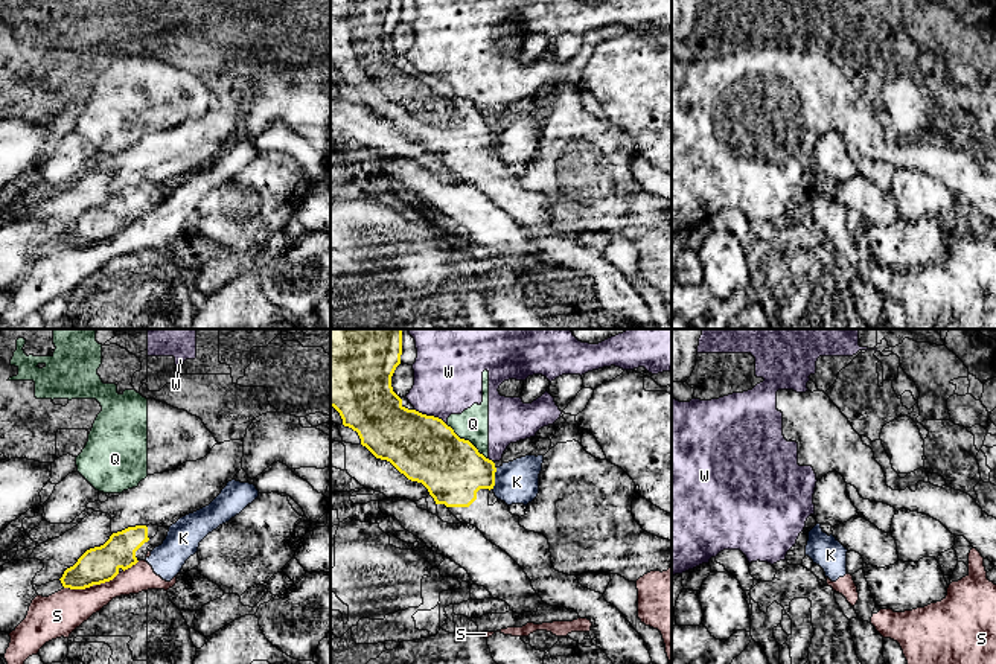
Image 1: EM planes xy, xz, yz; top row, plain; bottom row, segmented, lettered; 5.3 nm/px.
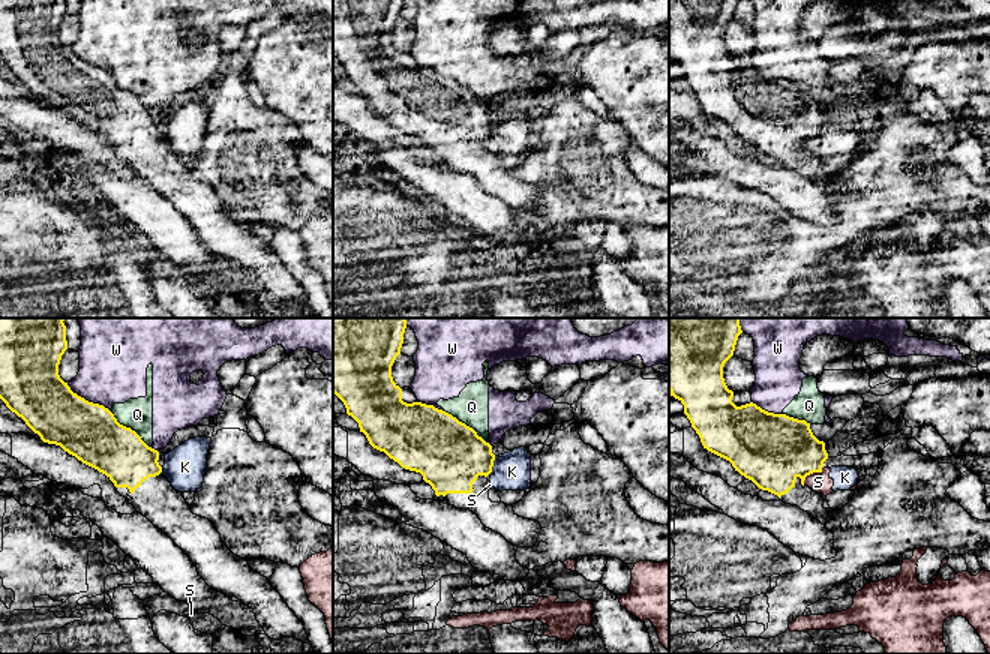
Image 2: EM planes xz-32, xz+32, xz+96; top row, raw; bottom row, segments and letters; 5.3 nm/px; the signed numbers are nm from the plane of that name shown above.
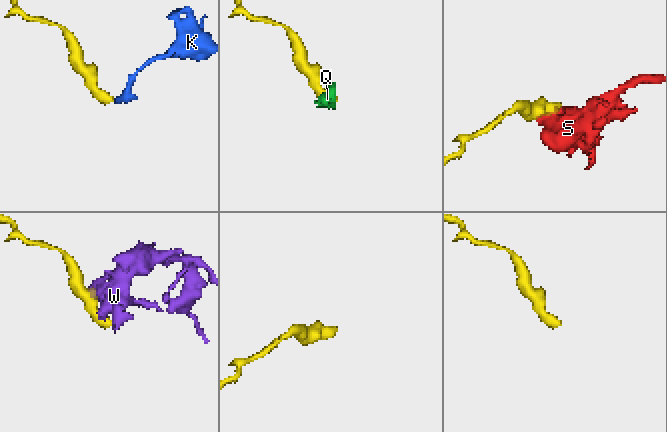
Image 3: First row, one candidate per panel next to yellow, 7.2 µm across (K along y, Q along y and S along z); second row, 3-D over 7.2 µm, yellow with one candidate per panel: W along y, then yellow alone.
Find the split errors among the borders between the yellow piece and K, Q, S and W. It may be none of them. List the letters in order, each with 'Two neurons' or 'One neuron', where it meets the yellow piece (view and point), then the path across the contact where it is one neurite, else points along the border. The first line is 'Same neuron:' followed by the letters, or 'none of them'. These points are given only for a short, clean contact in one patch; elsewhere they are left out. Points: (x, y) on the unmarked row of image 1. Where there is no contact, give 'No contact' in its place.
Same neuron: none of them
K: Two neurons. Touches yellow at xz (494, 137). Boundary: xz (497, 127), (492, 146)
Q: Two neurons. Touches yellow at xz (466, 99). Boundary: xz (445, 82), (488, 118)
S: Two neurons. Touches yellow at xy (92, 244)
W: Two neurons. Touches yellow at xz (430, 75)

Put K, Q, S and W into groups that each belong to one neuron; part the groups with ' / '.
K S / Q W

